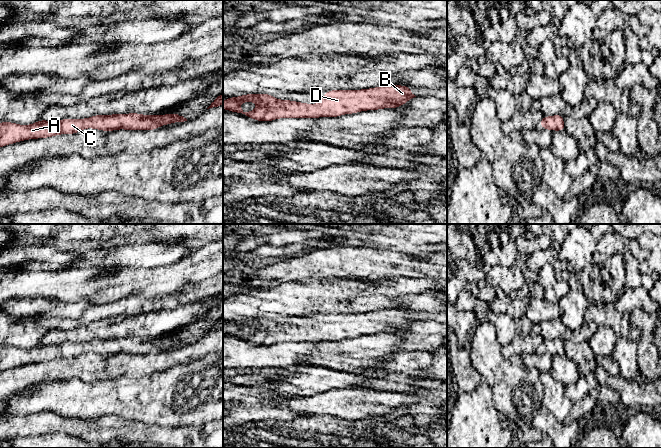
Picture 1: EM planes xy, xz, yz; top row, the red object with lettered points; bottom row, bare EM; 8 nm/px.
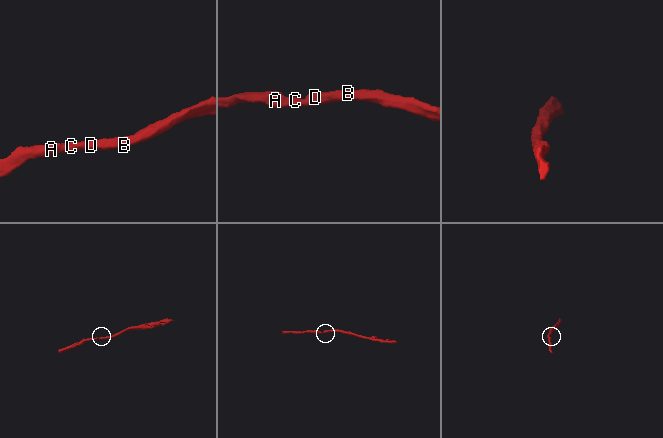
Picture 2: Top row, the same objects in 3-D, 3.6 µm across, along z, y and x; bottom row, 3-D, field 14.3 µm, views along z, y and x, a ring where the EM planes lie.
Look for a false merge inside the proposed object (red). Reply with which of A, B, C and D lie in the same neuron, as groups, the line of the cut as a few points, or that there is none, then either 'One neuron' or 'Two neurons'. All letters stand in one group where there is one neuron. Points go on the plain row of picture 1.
Groups: A B C D. No split. One neuron

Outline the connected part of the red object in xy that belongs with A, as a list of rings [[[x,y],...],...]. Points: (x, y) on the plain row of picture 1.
[[[177,336],[156,340],[143,339],[139,337],[93,339],[84,343],[63,344],[39,344],[30,349],[20,349],[12,346],[0,347],[0,371],[14,368],[28,363],[48,362],[61,358],[76,358],[83,353],[93,352],[102,355],[115,355],[125,353],[133,354],[155,354],[160,350],[176,346],[187,345]]]

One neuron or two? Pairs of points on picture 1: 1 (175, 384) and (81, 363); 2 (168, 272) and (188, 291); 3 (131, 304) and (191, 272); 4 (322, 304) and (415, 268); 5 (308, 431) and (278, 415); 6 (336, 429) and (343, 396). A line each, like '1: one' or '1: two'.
1: two
2: two
3: two
4: two
5: two
6: two

